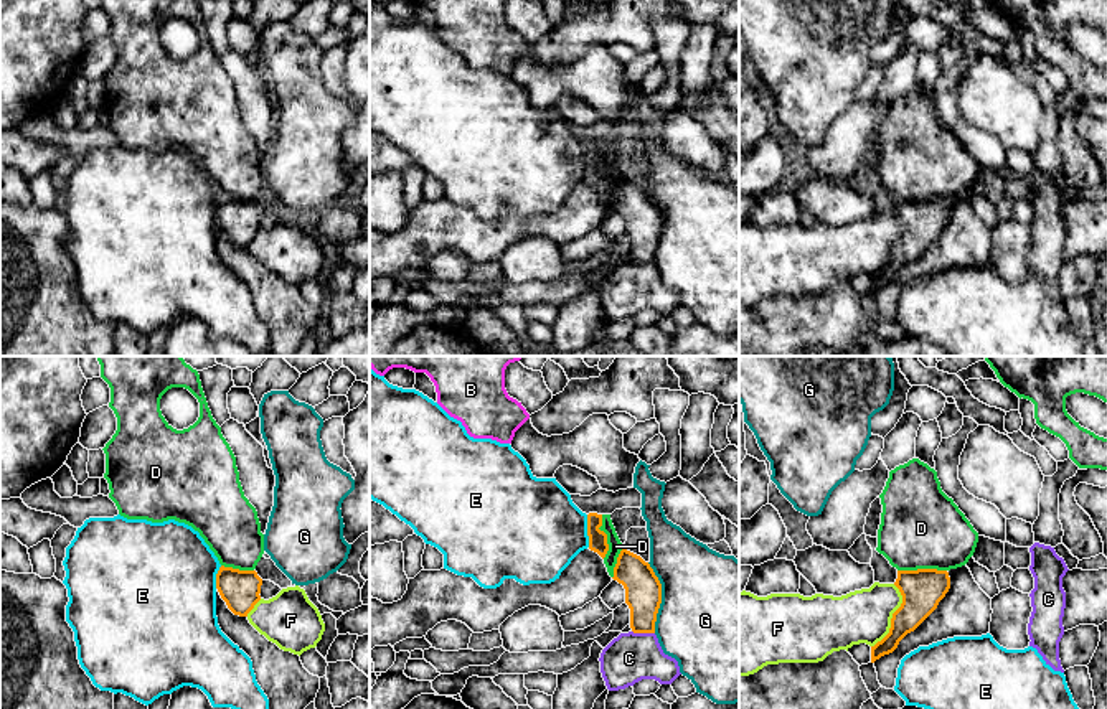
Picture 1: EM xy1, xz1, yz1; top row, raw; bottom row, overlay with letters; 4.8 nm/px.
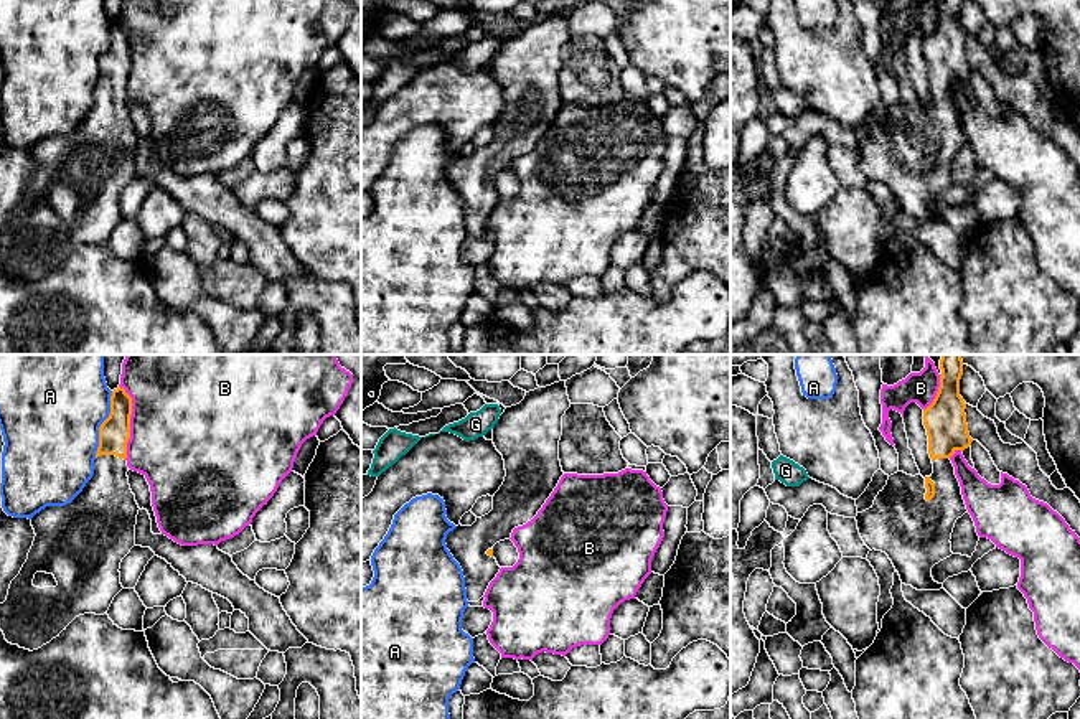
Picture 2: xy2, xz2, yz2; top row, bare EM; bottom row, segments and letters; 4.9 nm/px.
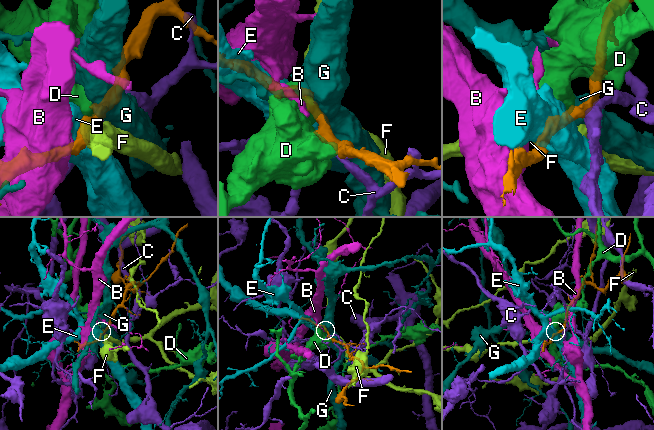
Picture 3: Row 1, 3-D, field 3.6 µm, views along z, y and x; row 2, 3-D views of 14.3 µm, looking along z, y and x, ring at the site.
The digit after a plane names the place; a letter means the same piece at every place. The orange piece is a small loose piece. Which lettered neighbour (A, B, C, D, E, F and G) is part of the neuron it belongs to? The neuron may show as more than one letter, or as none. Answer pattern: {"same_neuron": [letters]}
{"same_neuron": []}

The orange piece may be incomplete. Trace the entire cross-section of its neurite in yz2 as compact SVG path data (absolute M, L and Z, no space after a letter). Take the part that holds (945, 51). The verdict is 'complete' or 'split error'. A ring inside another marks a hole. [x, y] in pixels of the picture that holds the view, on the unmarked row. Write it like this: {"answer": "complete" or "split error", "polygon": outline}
{"answer": "split error", "polygon": "M941 0L938 23L933 33L923 40L933 104L925 109L904 102L890 106L884 120L876 127L874 135L856 147L864 175L871 181L885 183L902 214L917 221L943 219L943 214L933 211L932 198L953 185L950 170L955 153L968 143L955 97L950 91L956 81L963 82L973 73L966 54L966 35L960 26L961 5L963 0Z"}

